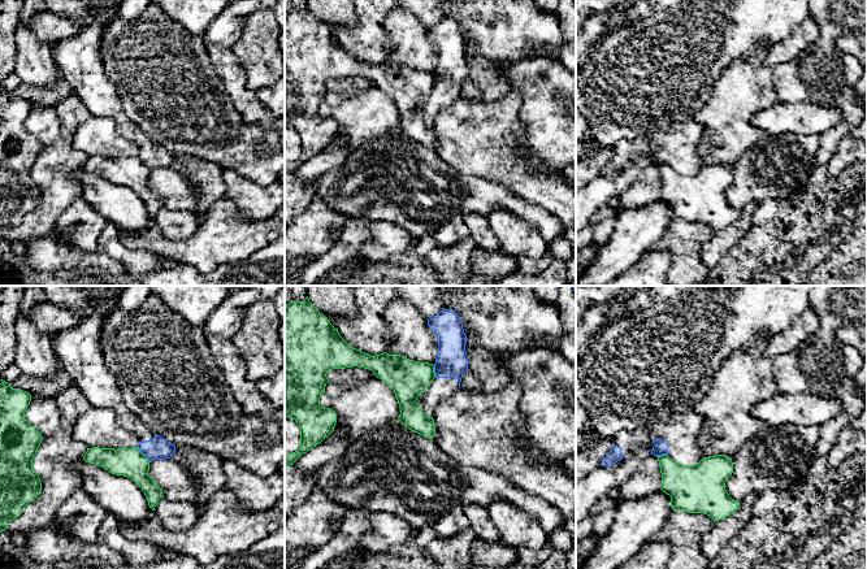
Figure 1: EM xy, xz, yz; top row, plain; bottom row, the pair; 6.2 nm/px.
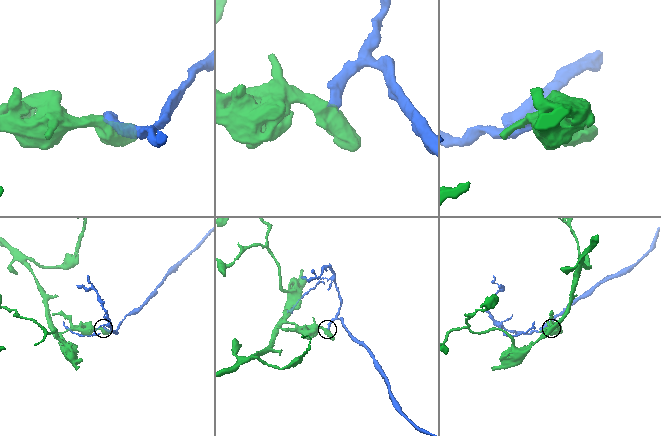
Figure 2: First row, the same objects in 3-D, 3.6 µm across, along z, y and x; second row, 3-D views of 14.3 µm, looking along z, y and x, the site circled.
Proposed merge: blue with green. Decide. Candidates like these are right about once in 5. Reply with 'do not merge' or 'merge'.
do not merge

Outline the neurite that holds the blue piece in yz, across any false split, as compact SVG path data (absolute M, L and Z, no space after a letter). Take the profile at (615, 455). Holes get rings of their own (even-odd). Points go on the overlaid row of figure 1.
M689 409L685 413L672 416L664 422L651 427L641 427L634 431L621 431L614 440L611 451L602 460L602 466L610 466L630 452L653 442L651 455L668 455L681 465L695 465L703 456L698 446L703 417Z

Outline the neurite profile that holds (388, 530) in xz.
M382 512L369 513L370 530L361 538L367 552L381 553L415 537L413 527L403 518Z

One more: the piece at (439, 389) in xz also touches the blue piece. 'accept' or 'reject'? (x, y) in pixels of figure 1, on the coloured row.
accept

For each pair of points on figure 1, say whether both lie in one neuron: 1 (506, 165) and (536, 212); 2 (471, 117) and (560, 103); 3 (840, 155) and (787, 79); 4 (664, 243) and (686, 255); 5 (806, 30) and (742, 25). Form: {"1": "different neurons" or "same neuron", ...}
{"1": "different neurons", "2": "different neurons", "3": "different neurons", "4": "same neuron", "5": "different neurons"}

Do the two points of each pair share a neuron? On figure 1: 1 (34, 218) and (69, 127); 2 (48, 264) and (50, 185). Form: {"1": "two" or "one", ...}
{"1": "one", "2": "two"}

